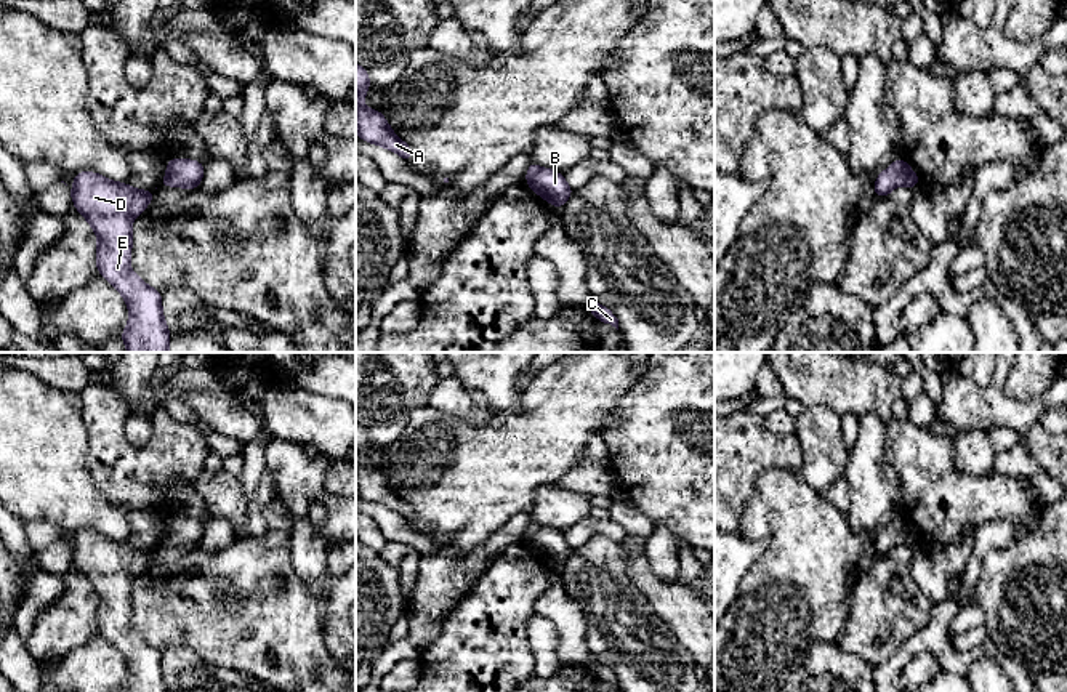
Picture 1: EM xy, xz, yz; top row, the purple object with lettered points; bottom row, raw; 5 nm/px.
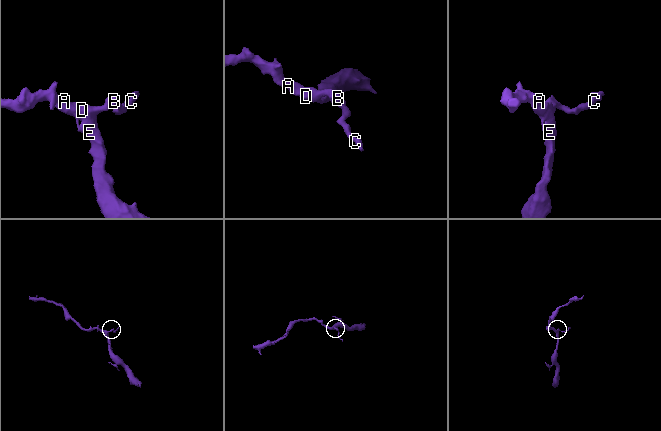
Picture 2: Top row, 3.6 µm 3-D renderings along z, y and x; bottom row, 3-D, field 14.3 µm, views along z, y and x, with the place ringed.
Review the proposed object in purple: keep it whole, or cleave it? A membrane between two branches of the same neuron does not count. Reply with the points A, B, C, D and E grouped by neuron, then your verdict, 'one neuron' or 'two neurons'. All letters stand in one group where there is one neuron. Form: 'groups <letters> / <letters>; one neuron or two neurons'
groups A B C D E; one neuron

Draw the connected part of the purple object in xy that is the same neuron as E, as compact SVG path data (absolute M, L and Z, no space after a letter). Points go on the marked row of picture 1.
M79 171L74 176L74 187L69 189L77 211L91 224L98 237L96 268L99 276L109 280L123 296L130 322L122 330L122 340L128 352L168 352L170 330L162 314L162 293L135 272L130 271L130 253L133 247L131 223L147 208L154 199L152 191L141 191L127 183L115 183L93 171Z

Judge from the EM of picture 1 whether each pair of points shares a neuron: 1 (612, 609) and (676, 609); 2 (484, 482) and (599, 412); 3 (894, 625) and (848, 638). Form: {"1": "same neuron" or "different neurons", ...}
{"1": "different neurons", "2": "same neuron", "3": "same neuron"}

